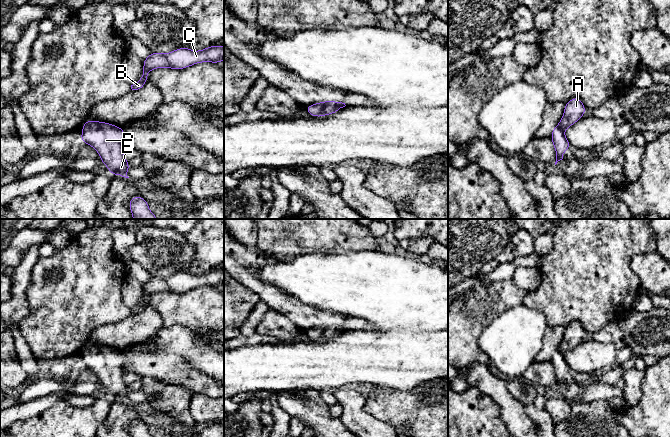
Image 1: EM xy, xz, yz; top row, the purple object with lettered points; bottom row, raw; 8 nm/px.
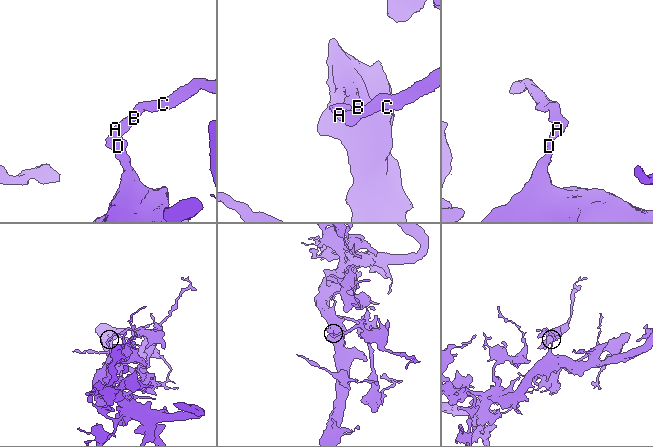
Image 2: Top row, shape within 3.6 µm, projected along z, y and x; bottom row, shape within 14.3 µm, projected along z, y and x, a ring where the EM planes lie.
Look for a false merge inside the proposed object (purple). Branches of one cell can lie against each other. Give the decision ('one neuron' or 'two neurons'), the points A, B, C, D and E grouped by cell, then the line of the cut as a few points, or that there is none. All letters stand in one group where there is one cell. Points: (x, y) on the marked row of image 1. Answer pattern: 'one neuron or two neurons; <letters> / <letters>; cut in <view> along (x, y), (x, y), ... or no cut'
one neuron; A B C D E; no cut

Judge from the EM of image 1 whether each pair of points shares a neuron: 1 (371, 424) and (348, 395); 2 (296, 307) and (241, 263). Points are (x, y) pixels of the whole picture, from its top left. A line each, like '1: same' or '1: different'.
1: same
2: same

